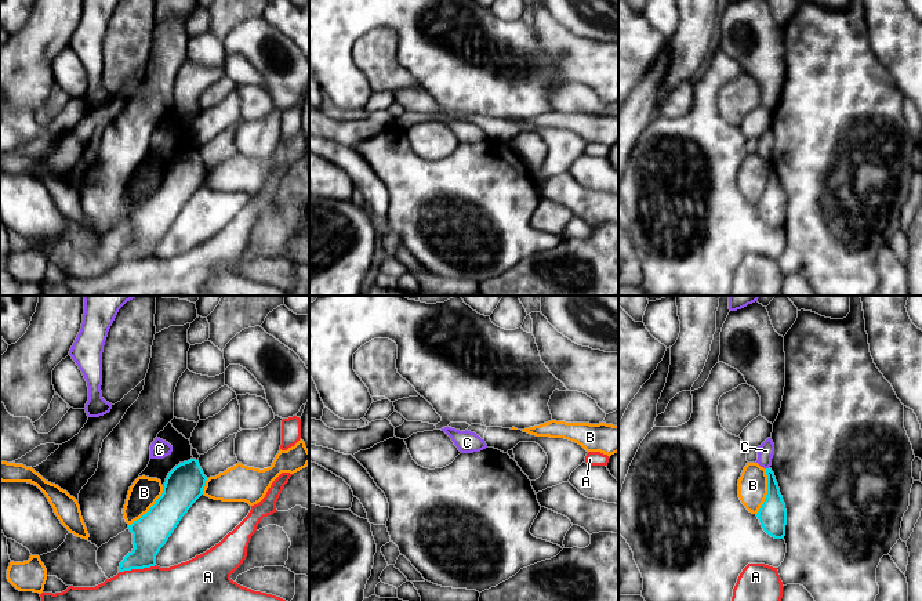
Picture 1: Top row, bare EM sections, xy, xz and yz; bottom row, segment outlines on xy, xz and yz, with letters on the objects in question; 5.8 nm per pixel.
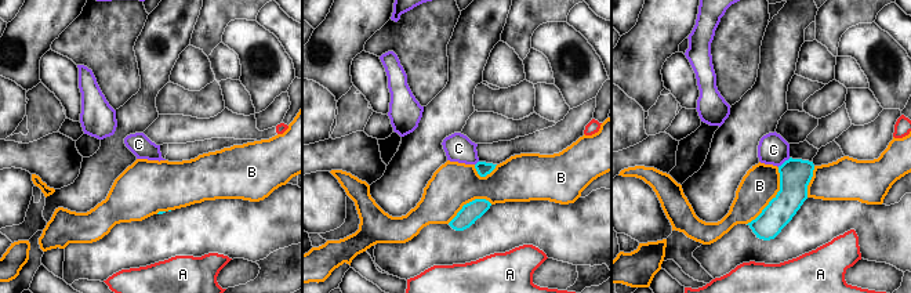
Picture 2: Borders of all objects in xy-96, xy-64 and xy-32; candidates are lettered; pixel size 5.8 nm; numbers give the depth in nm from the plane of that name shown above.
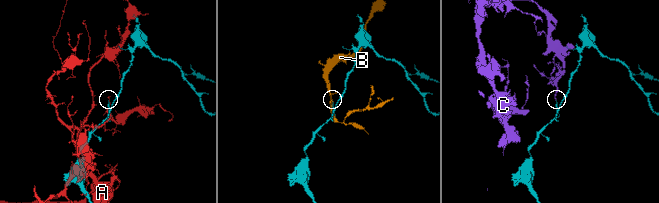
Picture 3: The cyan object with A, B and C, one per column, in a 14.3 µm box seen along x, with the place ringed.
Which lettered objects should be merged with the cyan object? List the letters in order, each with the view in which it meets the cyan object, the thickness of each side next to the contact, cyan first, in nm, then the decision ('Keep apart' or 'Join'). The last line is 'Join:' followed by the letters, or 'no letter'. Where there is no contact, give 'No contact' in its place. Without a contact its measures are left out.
A: Touches cyan in xy. Thickness 200 nm (cyan) against 440 nm. Keep apart
B: Touches cyan in yz. Thickness 160 nm (cyan) against 180 nm. Keep apart
C: Touches cyan in yz. Thickness 140 nm (cyan) against 90 nm. Keep apart
Join: no letter

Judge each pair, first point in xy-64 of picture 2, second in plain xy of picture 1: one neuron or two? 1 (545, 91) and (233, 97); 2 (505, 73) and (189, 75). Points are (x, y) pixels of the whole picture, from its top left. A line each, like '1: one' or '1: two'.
1: two
2: two

